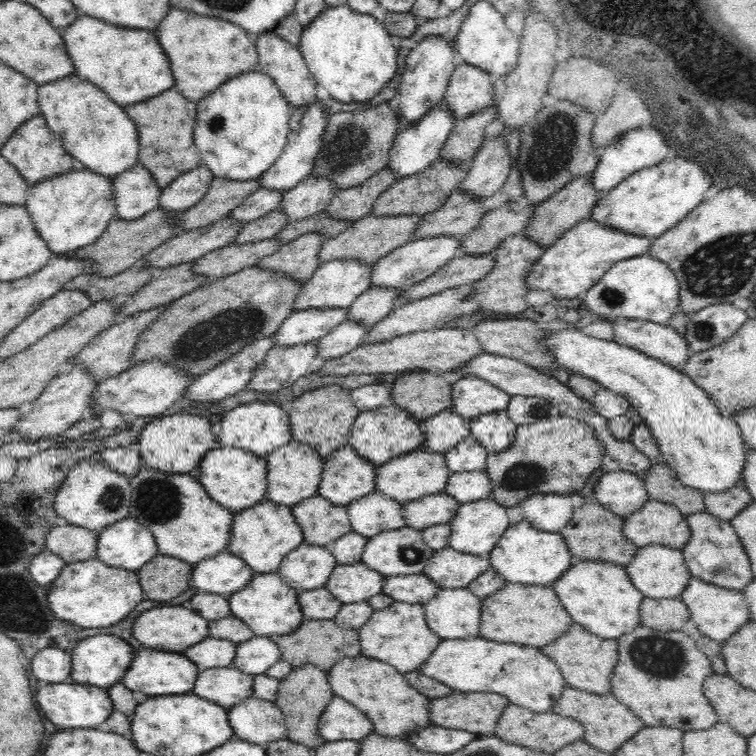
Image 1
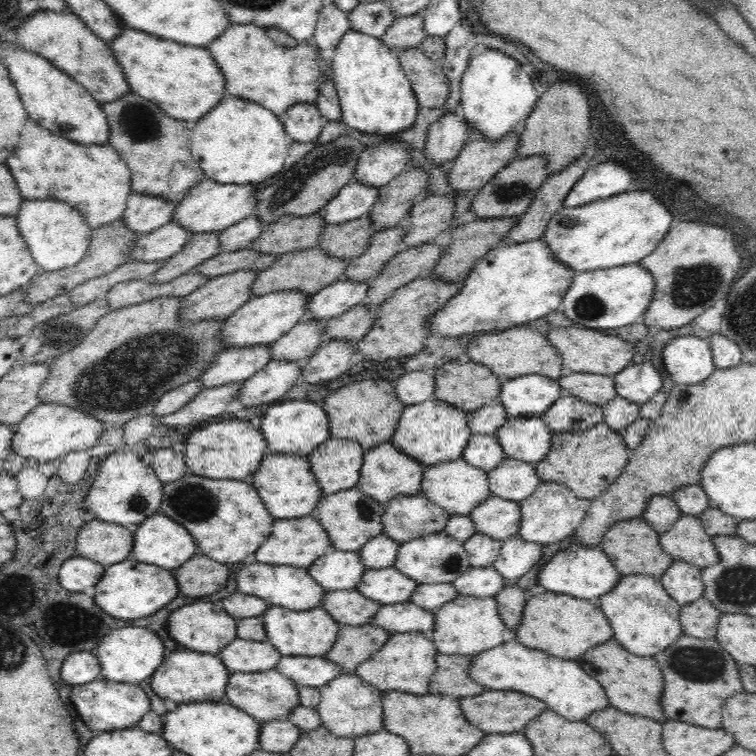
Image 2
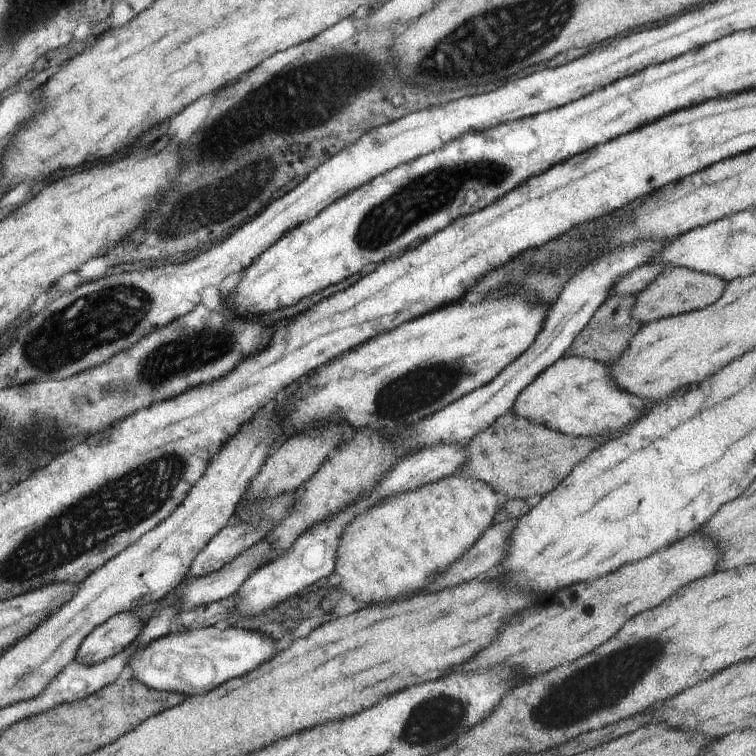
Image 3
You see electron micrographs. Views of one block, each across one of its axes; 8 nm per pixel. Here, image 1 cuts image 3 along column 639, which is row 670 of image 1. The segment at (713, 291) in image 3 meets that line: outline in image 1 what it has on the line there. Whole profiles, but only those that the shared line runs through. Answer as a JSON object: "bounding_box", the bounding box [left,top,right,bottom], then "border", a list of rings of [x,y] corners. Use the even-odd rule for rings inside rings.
{"bounding_box":[275,664,334,748],"border":[[[304,664],[302,667],[293,667],[291,673],[280,681],[278,686],[278,697],[275,703],[284,716],[286,737],[291,742],[300,742],[310,748],[322,746],[325,740],[318,733],[318,722],[328,706],[334,691],[328,682],[328,675],[313,664]]]}

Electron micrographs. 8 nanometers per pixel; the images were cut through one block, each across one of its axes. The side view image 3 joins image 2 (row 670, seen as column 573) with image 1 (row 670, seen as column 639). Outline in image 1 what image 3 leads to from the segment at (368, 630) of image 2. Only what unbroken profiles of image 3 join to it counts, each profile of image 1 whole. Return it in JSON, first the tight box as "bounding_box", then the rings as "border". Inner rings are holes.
{"bounding_box":[271,619,362,673],"border":[[[305,619],[294,632],[274,634],[271,639],[280,647],[282,659],[288,661],[294,667],[313,664],[326,673],[338,660],[342,660],[346,656],[356,658],[362,653],[358,631],[342,628],[334,622],[334,619],[318,621]]]}

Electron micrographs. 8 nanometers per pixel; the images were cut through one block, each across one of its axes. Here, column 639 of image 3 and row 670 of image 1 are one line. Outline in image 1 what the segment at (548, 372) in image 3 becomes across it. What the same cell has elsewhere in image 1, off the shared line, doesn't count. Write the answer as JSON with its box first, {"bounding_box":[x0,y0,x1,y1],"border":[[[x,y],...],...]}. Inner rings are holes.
{"bounding_box":[358,601,442,675],"border":[[[399,601],[384,609],[375,609],[358,634],[364,655],[391,664],[403,675],[418,669],[442,640],[427,625],[422,604]]]}

